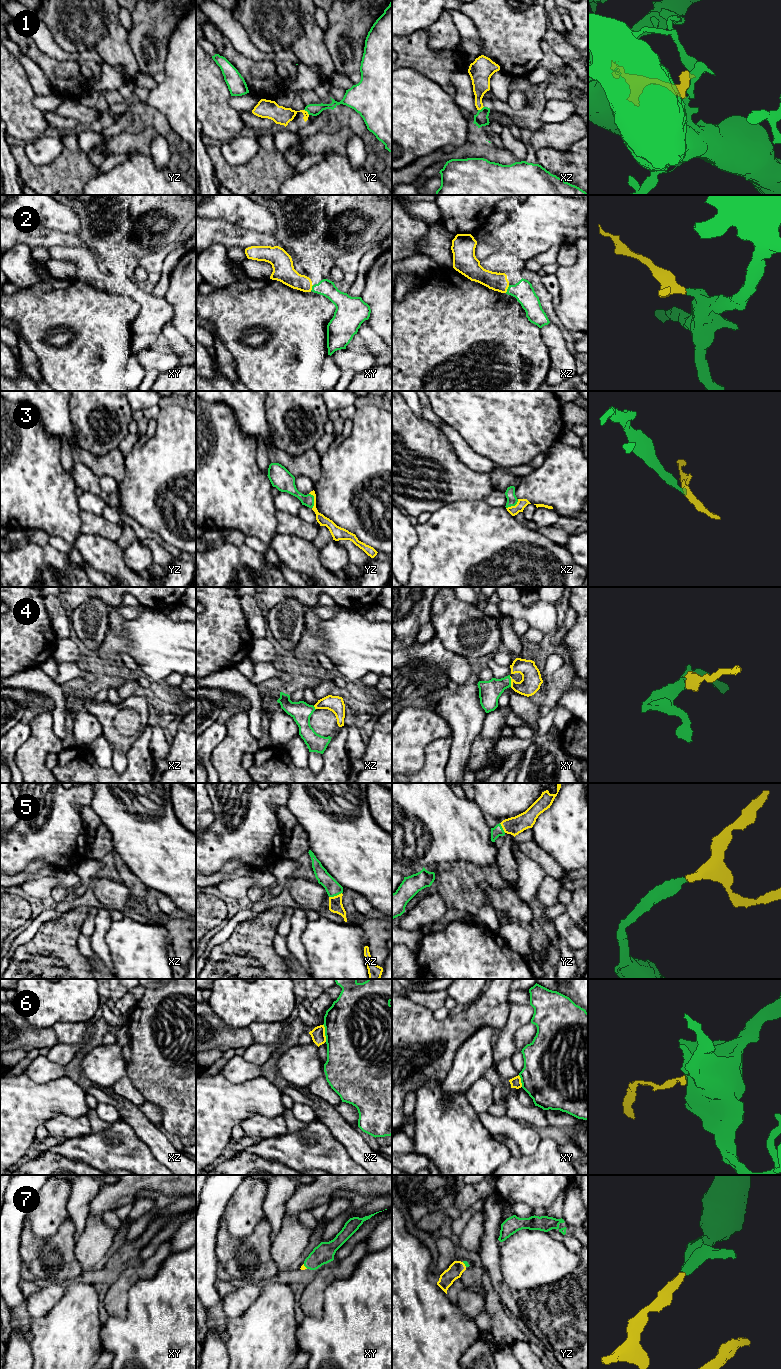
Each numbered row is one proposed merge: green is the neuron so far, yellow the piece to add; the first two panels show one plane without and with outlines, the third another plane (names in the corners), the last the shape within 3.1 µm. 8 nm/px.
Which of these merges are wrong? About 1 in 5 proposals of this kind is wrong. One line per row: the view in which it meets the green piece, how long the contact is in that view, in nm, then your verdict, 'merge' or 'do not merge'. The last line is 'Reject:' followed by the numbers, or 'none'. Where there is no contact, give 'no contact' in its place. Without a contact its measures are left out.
1: contact in yz; length 60 nm; do not merge
2: contact in xz; length 70 nm; merge
3: contact in yz; length 130 nm; merge
4: contact in xy; length 90 nm; merge
5: contact in xz; length 110 nm; merge
6: contact in xz; length 150 nm; do not merge
7: contact in xy; length 50 nm; merge
Reject: 1, 6

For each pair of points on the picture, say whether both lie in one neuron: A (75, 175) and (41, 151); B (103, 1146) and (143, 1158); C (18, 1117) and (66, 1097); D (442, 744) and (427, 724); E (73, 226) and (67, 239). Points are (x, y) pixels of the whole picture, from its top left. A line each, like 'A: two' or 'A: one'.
A: two
B: one
C: one
D: two
E: two

